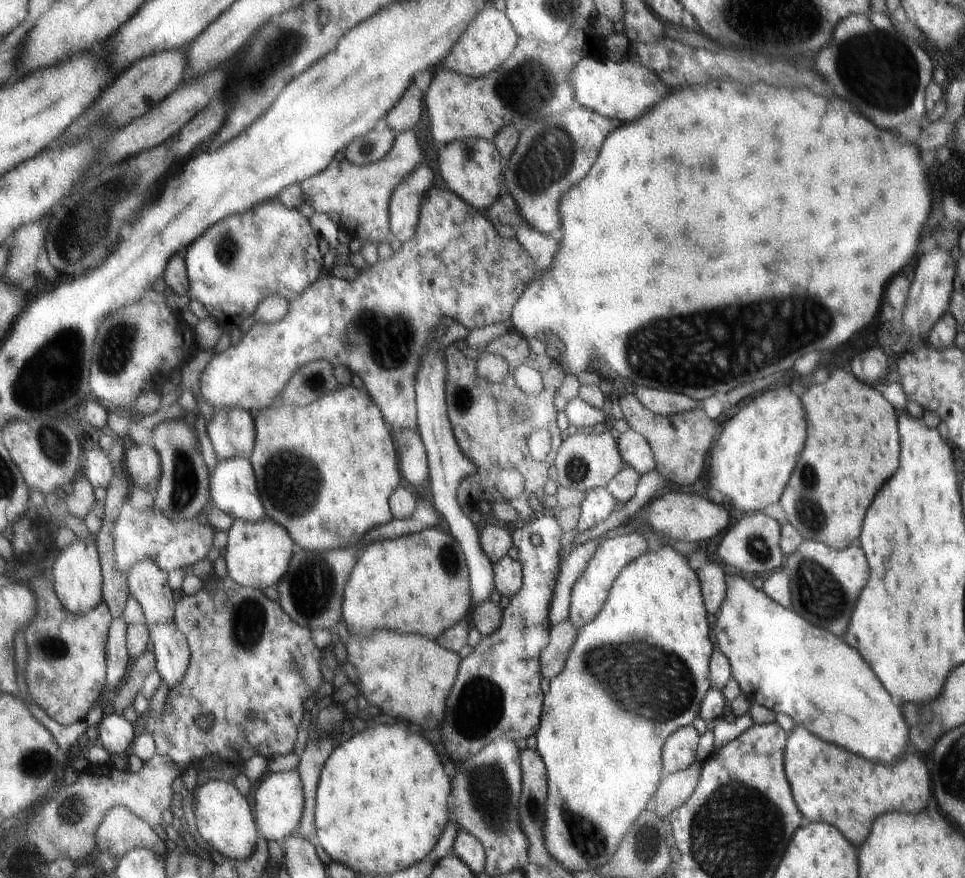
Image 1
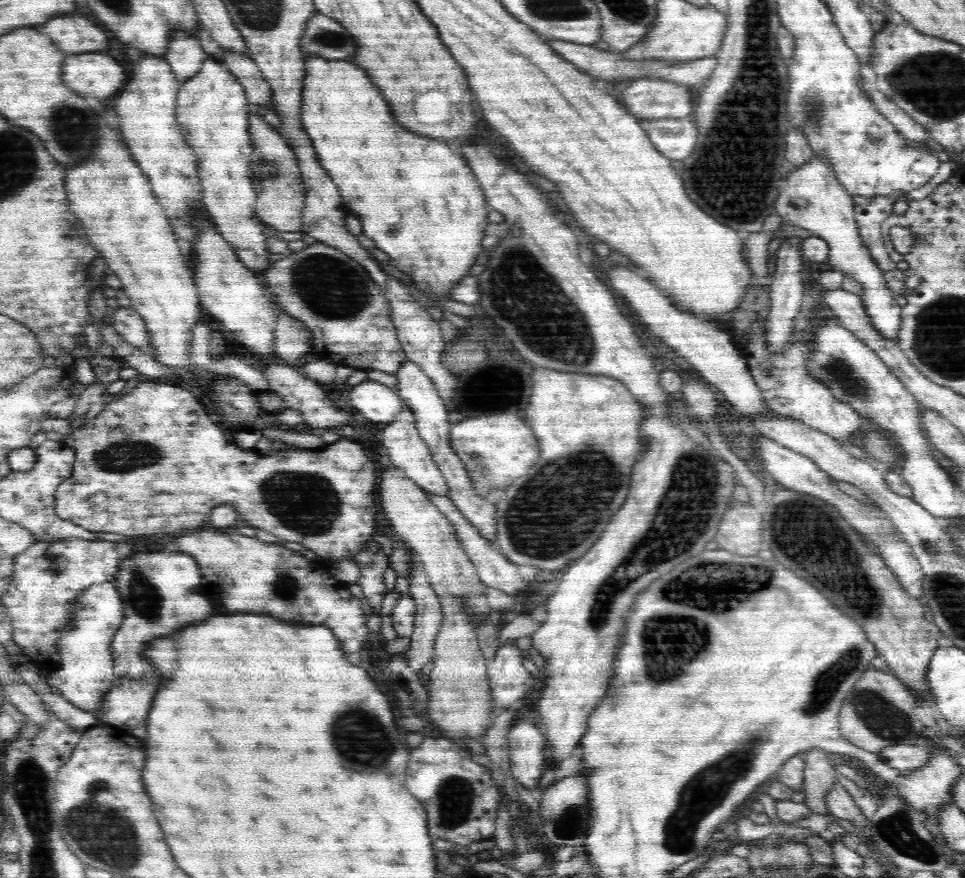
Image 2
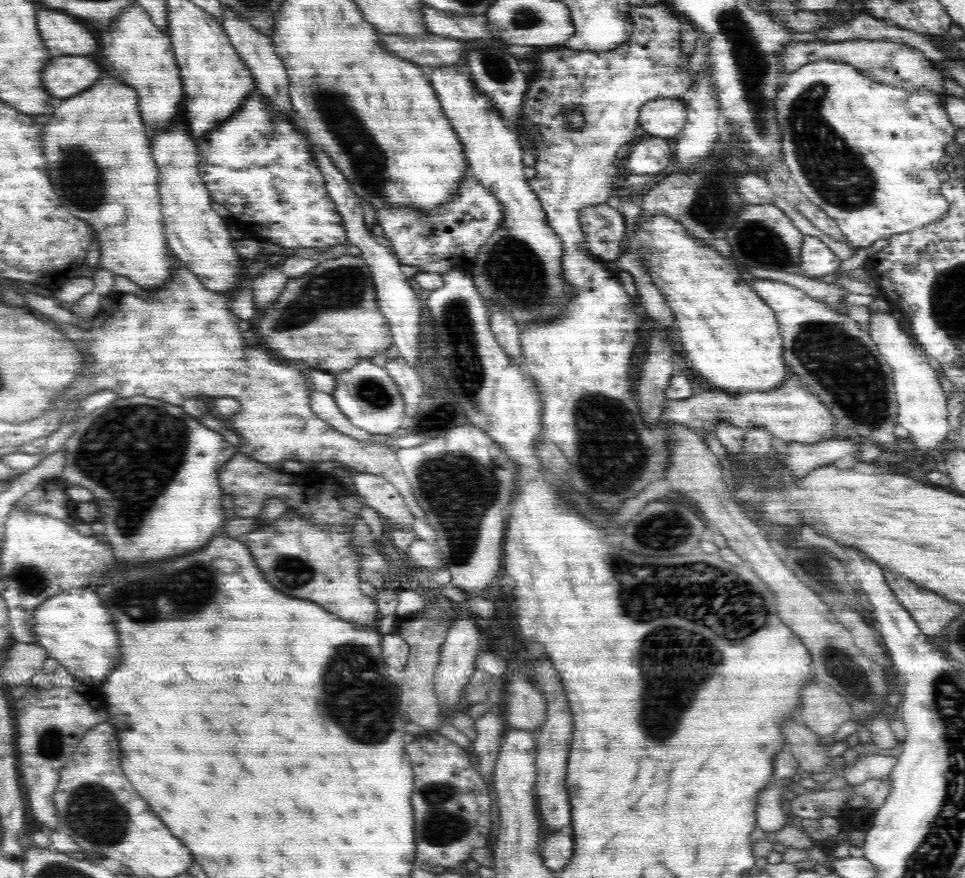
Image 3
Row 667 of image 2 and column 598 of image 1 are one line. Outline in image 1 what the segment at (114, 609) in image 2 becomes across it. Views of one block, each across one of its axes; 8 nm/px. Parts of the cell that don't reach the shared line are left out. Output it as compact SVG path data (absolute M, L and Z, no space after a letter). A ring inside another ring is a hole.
M591 52L570 68L569 79L576 103L594 112L602 112L602 116L622 120L623 123L642 118L642 114L656 106L666 96L666 90L670 90L656 76L656 72L638 62L632 62L629 58L618 62L608 56L600 58Z

